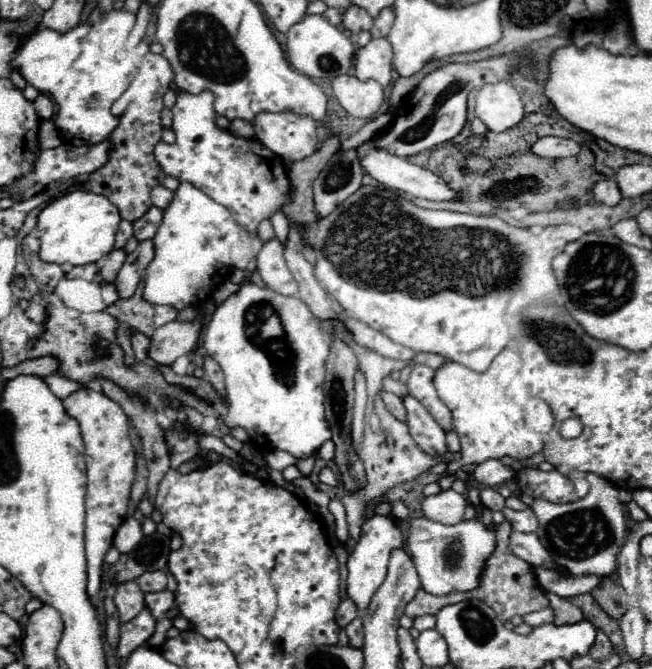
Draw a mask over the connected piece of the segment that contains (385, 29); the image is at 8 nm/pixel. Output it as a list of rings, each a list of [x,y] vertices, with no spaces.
[[[384,8],[376,18],[374,18],[374,26],[372,26],[372,38],[382,38],[388,36],[392,24],[394,24],[394,8]]]

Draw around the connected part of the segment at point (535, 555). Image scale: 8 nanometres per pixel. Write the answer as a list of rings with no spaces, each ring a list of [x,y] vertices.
[[[512,532],[510,534],[510,550],[518,558],[526,560],[532,566],[552,566],[552,558],[548,550],[540,544],[538,536],[534,532],[522,534],[522,532]]]

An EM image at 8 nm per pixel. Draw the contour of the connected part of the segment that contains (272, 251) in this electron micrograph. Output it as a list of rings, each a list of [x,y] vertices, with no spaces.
[[[274,238],[266,242],[258,254],[258,272],[264,280],[264,284],[284,296],[296,296],[298,284],[292,278],[286,260],[284,260],[284,248]]]

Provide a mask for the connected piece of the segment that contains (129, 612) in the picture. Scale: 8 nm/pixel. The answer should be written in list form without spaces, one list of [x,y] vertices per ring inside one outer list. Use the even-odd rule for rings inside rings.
[[[124,582],[118,586],[114,602],[120,614],[120,624],[124,624],[144,610],[144,592],[140,592],[136,582]]]

